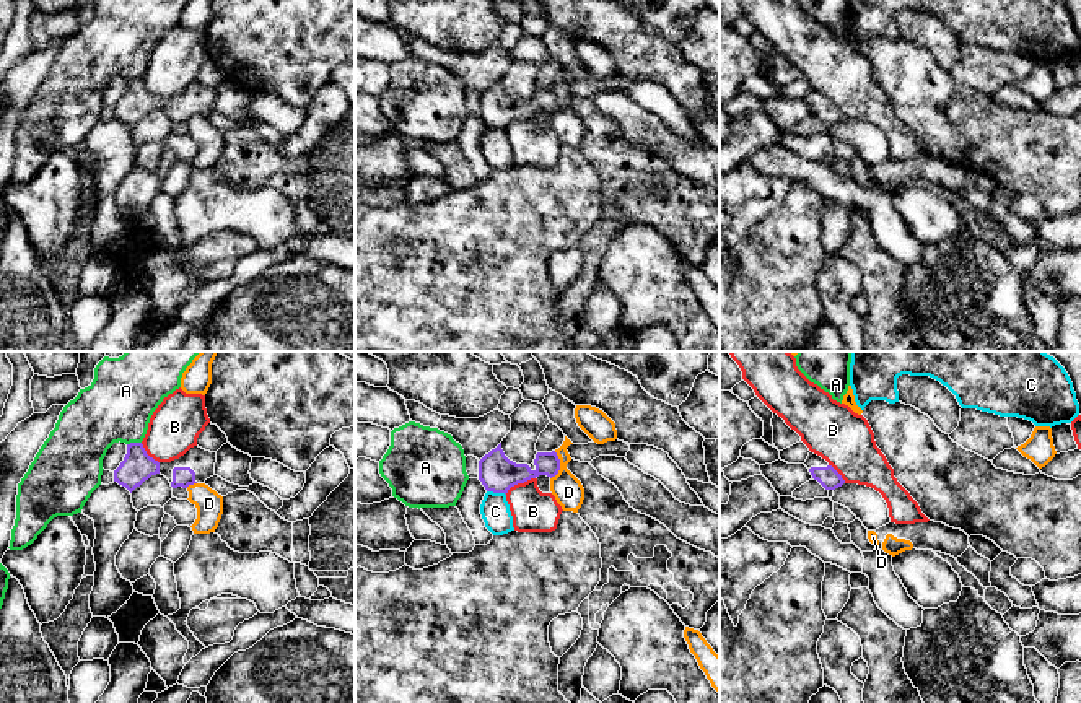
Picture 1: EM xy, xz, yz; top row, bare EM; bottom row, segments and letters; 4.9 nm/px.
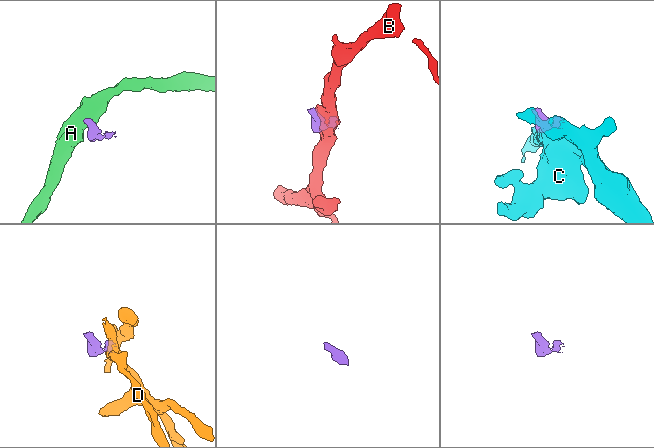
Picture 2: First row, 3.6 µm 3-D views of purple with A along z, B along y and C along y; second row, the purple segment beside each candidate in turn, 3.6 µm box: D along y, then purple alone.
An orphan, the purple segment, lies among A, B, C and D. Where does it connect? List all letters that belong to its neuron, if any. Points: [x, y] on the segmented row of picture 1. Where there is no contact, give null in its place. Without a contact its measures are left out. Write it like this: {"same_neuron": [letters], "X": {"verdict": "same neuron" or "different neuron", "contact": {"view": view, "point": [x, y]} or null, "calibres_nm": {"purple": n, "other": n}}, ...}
{"same_neuron": [], "A": {"verdict": "different neuron", "contact": {"view": "xy", "point": [134, 443]}, "calibres_nm": {"purple": 160, "other": 340}}, "B": {"verdict": "different neuron", "contact": {"view": "xz", "point": [520, 482]}, "calibres_nm": {"purple": 180, "other": 200}}, "C": {"verdict": "different neuron", "contact": {"view": "xz", "point": [497, 492]}, "calibres_nm": {"purple": 180, "other": 140}}, "D": {"verdict": "different neuron", "contact": {"view": "xz", "point": [559, 466]}, "calibres_nm": {"purple": 120, "other": 150}}}

